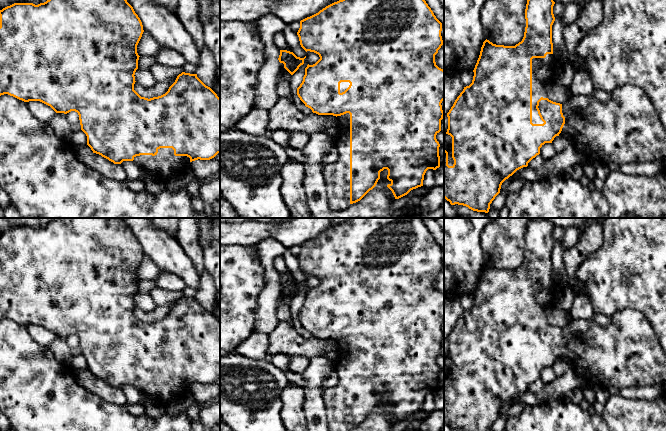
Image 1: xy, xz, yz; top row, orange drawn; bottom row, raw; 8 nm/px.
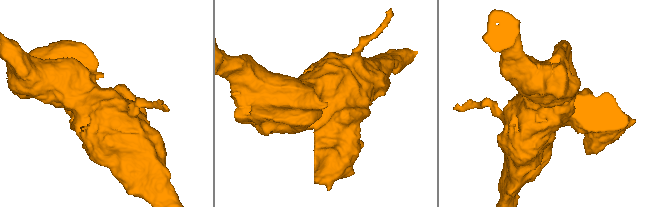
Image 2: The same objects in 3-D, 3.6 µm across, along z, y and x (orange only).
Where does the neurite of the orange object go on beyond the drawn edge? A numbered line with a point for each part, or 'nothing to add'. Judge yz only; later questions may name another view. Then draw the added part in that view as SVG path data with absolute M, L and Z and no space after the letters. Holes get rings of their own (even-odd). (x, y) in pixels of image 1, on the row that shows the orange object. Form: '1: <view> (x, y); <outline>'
1: yz (544, 70); M547 54L545 58L532 59L532 123L543 124L536 109L537 101L543 97L548 98L546 85L555 81L562 67L554 54Z

